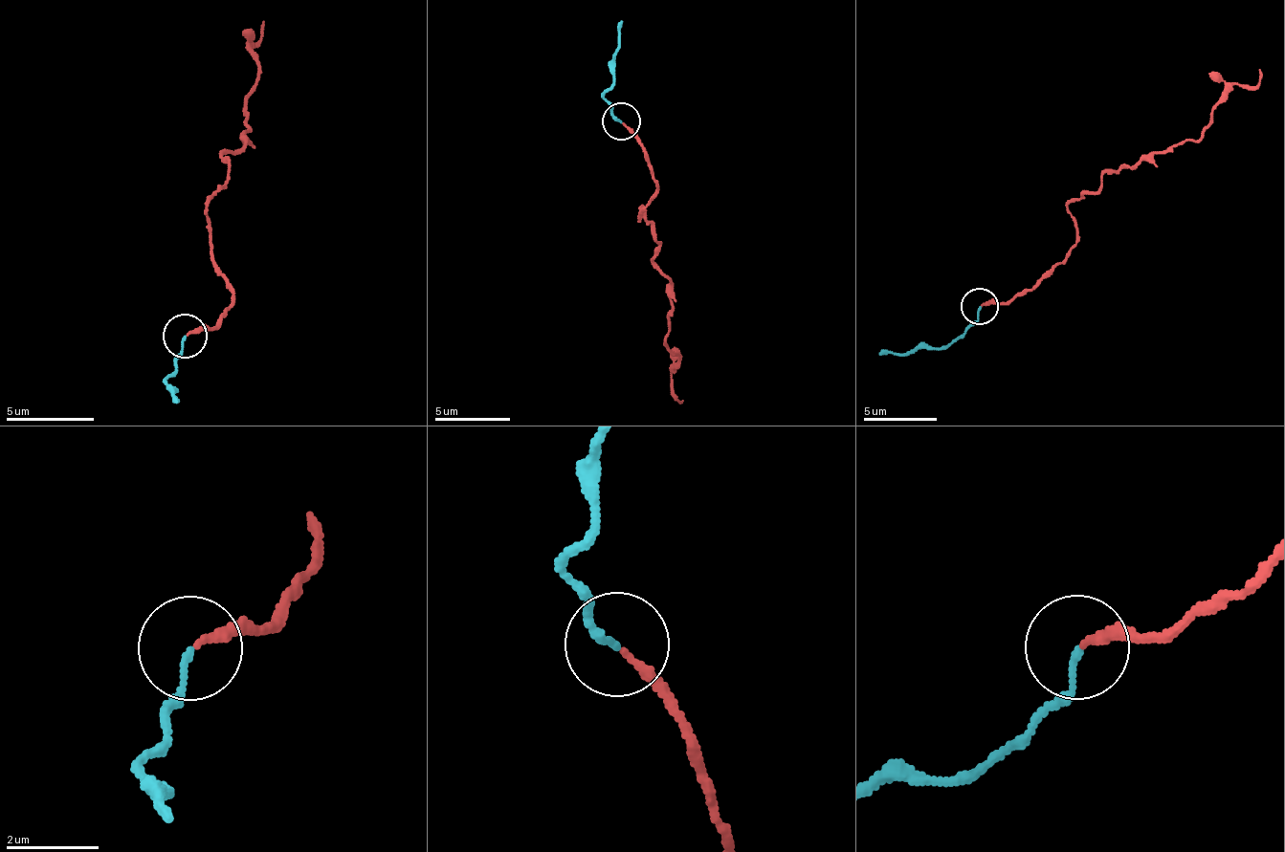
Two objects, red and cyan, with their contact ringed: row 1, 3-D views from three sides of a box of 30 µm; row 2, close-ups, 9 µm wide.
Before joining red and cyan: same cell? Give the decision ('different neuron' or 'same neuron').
same neuron

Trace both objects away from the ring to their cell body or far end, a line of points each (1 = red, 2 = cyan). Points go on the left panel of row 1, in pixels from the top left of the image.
1: (188, 337), (233, 301), (207, 207), (226, 182), (226, 153), (251, 133), (250, 43), (262, 19)
2: (184, 337), (166, 378), (180, 400), (175, 402)

